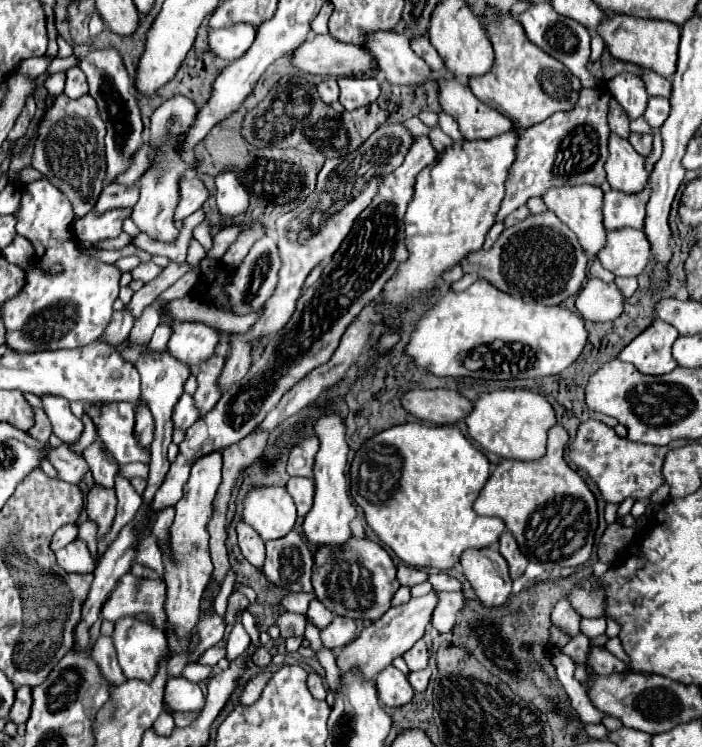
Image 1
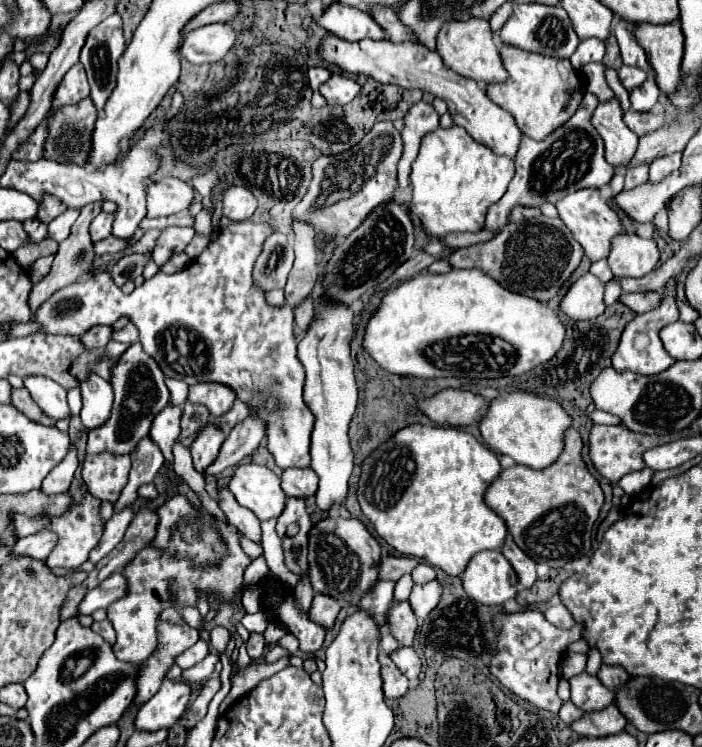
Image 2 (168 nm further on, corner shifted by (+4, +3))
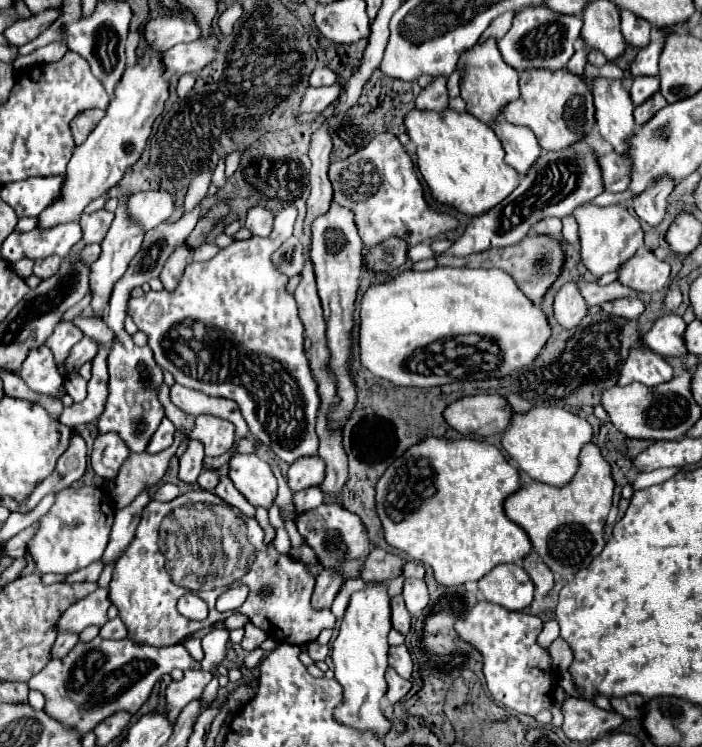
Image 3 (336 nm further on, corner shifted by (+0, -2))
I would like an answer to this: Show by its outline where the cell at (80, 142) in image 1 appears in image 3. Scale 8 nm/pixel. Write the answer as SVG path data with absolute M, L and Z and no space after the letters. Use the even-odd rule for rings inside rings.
M90 109L80 113L74 121L72 121L72 135L76 145L82 145L86 141L86 137L90 135L90 131L98 125L98 121L104 117L104 111L100 109Z

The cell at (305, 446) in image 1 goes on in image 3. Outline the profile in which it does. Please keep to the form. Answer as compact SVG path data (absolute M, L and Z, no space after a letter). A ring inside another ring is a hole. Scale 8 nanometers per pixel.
M292 205L282 209L274 219L274 233L270 237L234 241L230 247L220 249L220 253L210 261L188 263L174 293L164 289L148 291L138 299L130 299L128 305L128 315L134 319L138 329L148 335L148 345L156 363L170 371L176 383L184 387L236 401L252 435L286 463L318 453L318 437L314 433L318 391L304 355L304 327L298 317L296 299L286 291L288 277L280 273L272 261L272 253L292 237L296 217L298 211Z

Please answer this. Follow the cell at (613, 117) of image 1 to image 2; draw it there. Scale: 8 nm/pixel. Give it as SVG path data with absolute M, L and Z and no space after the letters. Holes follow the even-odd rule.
M594 62L594 64L588 64L580 70L580 76L584 80L584 88L594 92L598 96L600 102L608 102L612 100L614 92L608 88L606 80L604 80L604 66L600 62Z

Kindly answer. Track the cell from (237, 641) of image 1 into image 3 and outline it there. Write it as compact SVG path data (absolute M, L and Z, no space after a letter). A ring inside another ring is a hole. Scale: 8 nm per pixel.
M184 671L184 677L180 681L172 681L166 687L166 717L170 725L176 723L180 711L190 701L194 701L194 697L202 695L210 679L212 675L208 671Z

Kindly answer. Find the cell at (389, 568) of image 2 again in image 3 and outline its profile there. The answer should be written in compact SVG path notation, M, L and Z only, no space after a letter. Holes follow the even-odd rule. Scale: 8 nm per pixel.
M372 547L360 569L360 577L364 581L390 581L402 575L402 565L404 559L400 559L398 555L392 555L380 547Z

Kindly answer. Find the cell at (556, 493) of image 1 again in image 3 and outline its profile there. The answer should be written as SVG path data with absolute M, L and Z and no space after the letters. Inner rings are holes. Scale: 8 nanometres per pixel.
M590 443L582 449L580 469L570 485L558 489L546 483L532 481L504 501L506 515L518 523L530 537L534 551L542 561L558 575L574 575L586 567L604 549L604 523L612 509L614 479L608 461L600 455L600 449Z

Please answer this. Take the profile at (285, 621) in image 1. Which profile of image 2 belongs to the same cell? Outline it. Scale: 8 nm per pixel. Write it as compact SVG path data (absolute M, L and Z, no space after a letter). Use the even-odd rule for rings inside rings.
M270 622L267 629L264 632L264 638L266 644L269 645L271 642L277 642L284 635L288 634L289 631L282 625L276 622Z

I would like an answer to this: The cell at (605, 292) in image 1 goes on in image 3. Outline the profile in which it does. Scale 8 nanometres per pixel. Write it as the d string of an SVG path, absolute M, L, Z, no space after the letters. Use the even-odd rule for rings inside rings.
M566 283L558 289L554 297L554 317L558 325L564 329L572 329L586 317L586 301L582 301L582 295L578 293L578 287L574 283Z

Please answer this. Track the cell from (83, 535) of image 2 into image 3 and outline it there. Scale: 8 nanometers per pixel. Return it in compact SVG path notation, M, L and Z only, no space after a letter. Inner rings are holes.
M102 487L62 489L52 509L42 517L36 537L28 543L28 551L40 573L68 575L90 563L98 561L108 545L108 535L114 523L114 509L110 507L108 493Z

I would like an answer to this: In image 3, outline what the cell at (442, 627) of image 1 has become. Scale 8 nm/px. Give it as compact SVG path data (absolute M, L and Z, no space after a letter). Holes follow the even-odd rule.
M406 579L402 595L406 599L406 607L408 607L413 621L416 621L416 617L420 615L420 611L426 607L426 603L430 599L426 583L422 579Z

